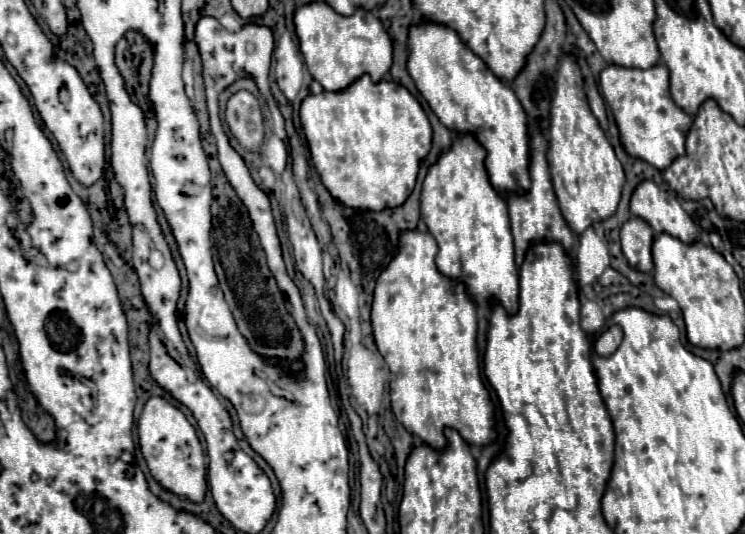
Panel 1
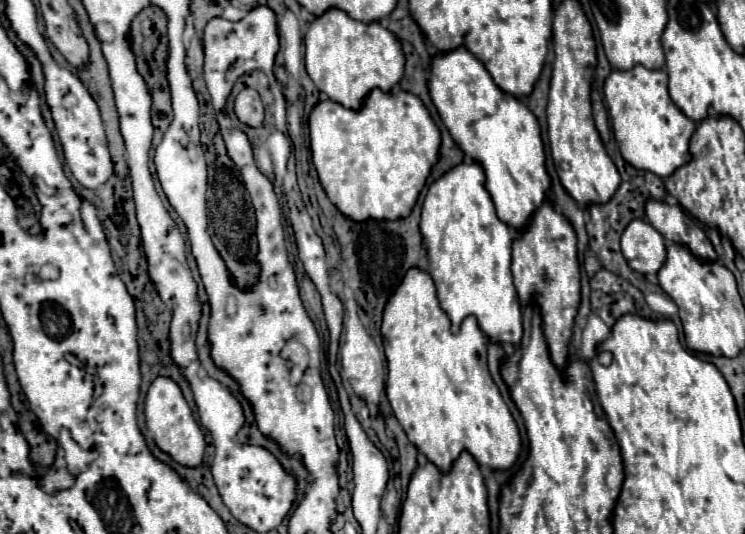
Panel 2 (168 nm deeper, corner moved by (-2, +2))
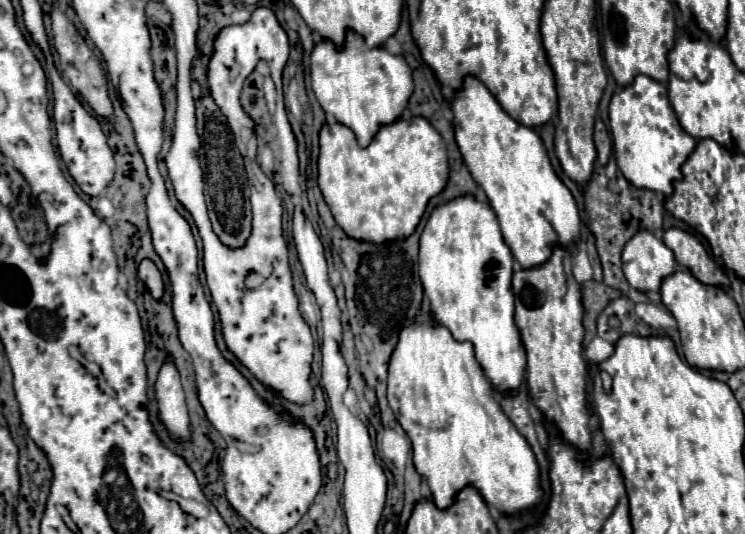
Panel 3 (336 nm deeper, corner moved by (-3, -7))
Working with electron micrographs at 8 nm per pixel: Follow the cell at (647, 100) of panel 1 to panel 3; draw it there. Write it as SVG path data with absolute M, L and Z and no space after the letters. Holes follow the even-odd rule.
M636 76L632 84L614 92L609 104L609 129L615 160L624 178L638 188L652 188L666 196L672 194L676 180L682 180L682 164L696 146L696 140L684 132L668 102L666 86L650 76Z

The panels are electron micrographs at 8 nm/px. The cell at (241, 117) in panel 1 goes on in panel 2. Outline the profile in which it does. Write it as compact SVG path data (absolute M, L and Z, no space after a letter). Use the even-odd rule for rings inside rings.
M243 89L235 99L237 117L251 127L259 127L263 123L263 103L255 89Z

